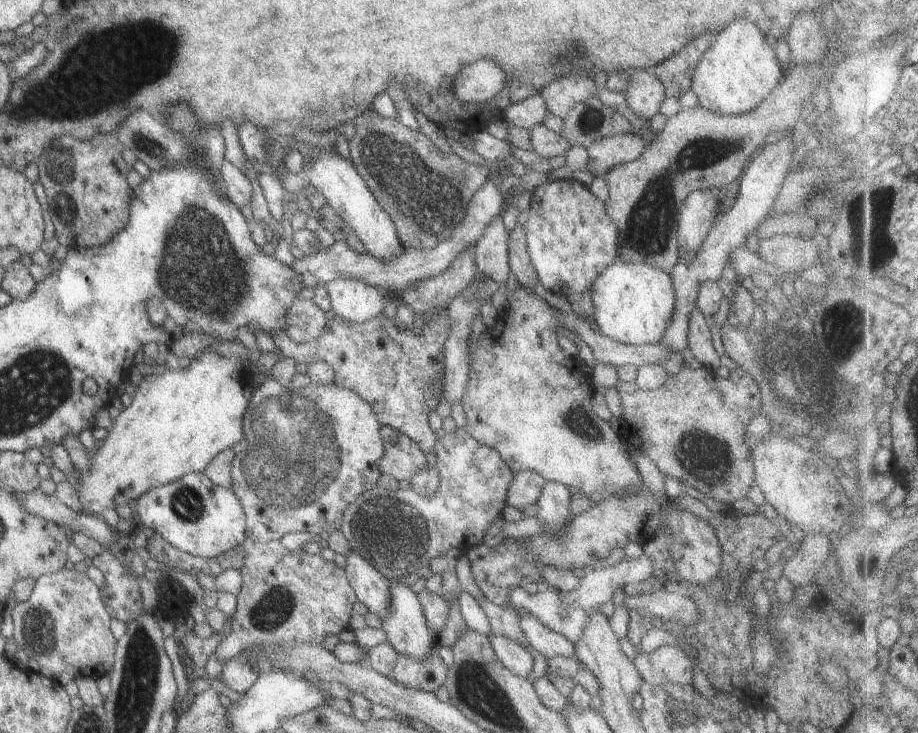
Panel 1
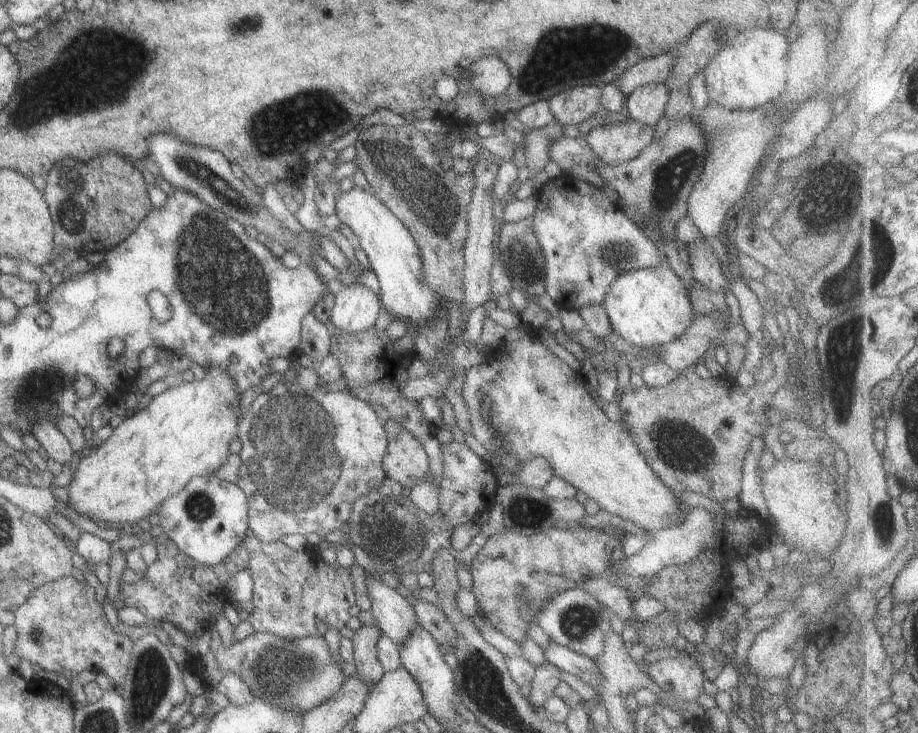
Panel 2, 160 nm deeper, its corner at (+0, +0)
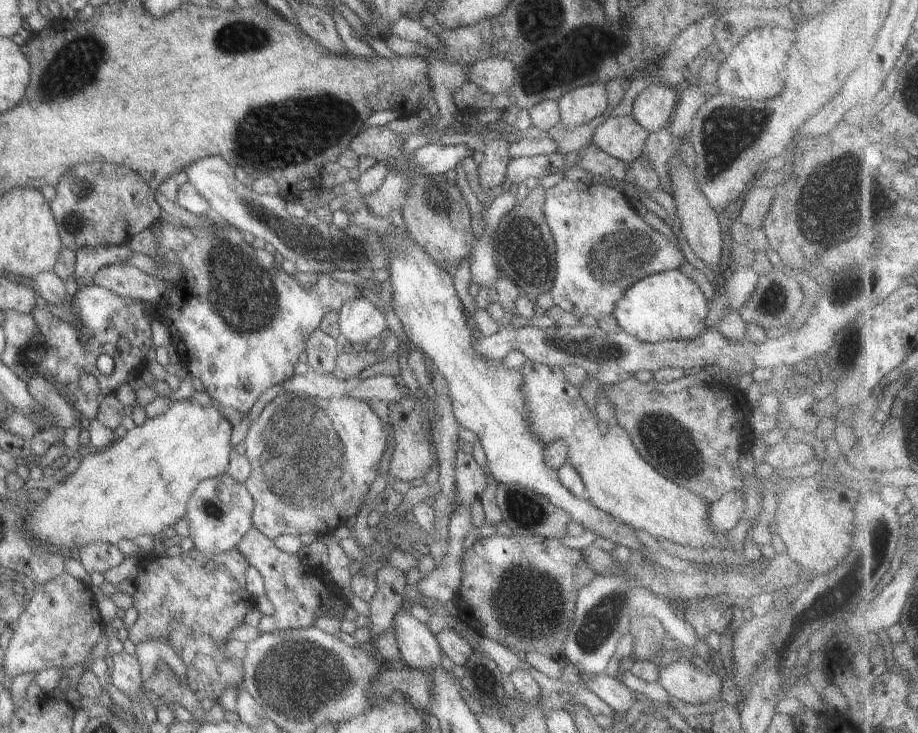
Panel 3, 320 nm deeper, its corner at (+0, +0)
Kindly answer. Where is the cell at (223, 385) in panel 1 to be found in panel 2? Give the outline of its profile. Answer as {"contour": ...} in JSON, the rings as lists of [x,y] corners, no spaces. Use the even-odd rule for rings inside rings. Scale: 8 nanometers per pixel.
{"contour":[[[219,368],[205,370],[201,380],[182,382],[168,387],[161,394],[152,397],[143,410],[135,412],[131,418],[123,418],[104,441],[96,441],[82,453],[71,477],[67,491],[67,505],[78,515],[91,521],[120,528],[125,522],[134,528],[147,515],[159,509],[164,499],[176,494],[191,478],[212,475],[228,458],[228,447],[236,439],[237,422],[241,416],[237,395],[231,378]]]}

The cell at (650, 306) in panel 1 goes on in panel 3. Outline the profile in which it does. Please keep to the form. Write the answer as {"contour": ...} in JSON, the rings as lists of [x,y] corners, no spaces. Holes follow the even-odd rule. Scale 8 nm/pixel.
{"contour":[[[678,269],[649,274],[629,284],[613,308],[612,318],[620,331],[643,343],[691,340],[706,330],[707,300]]]}

